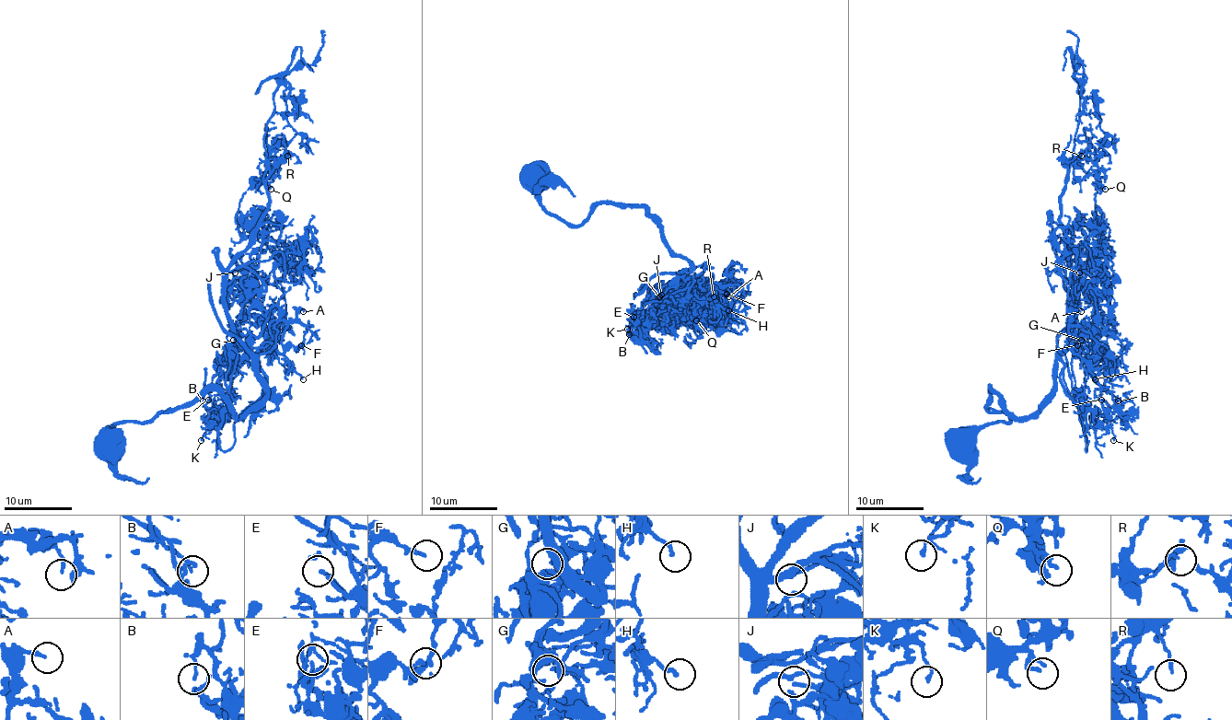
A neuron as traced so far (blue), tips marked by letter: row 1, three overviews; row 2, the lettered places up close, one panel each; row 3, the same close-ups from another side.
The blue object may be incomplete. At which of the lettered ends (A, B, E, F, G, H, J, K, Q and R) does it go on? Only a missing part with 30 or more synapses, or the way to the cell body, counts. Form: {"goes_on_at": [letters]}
{"goes_on_at": []}

